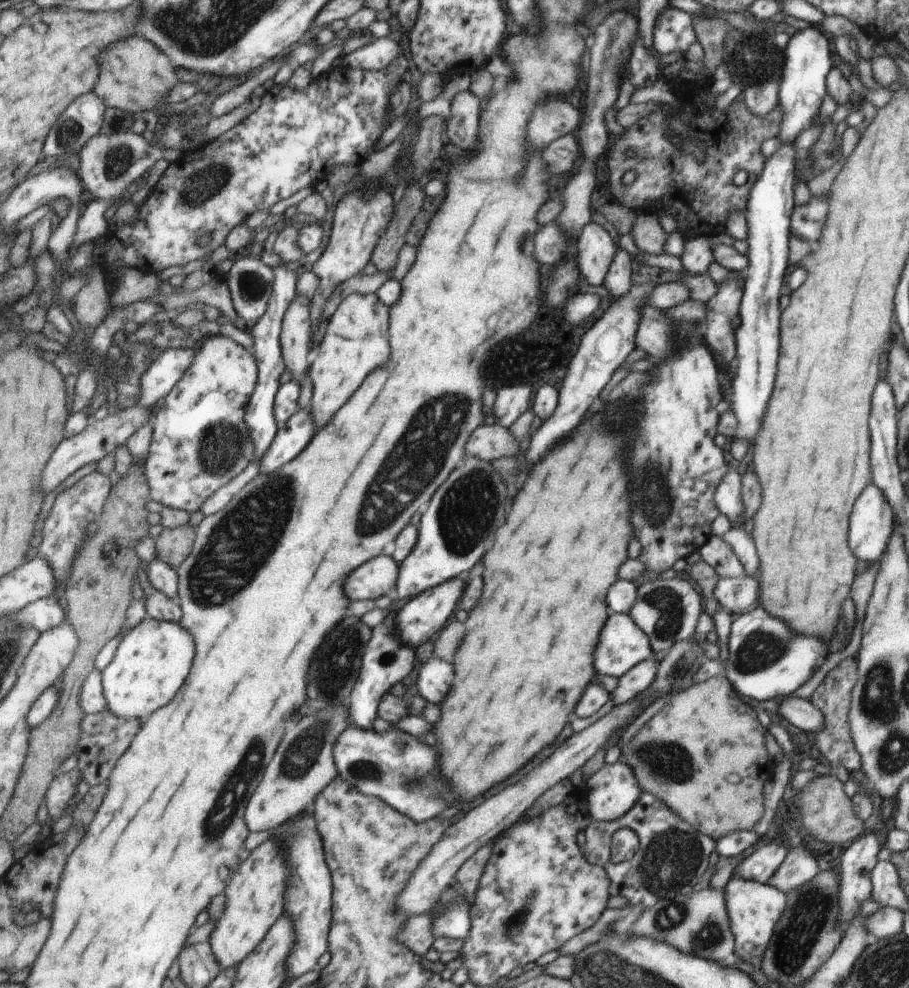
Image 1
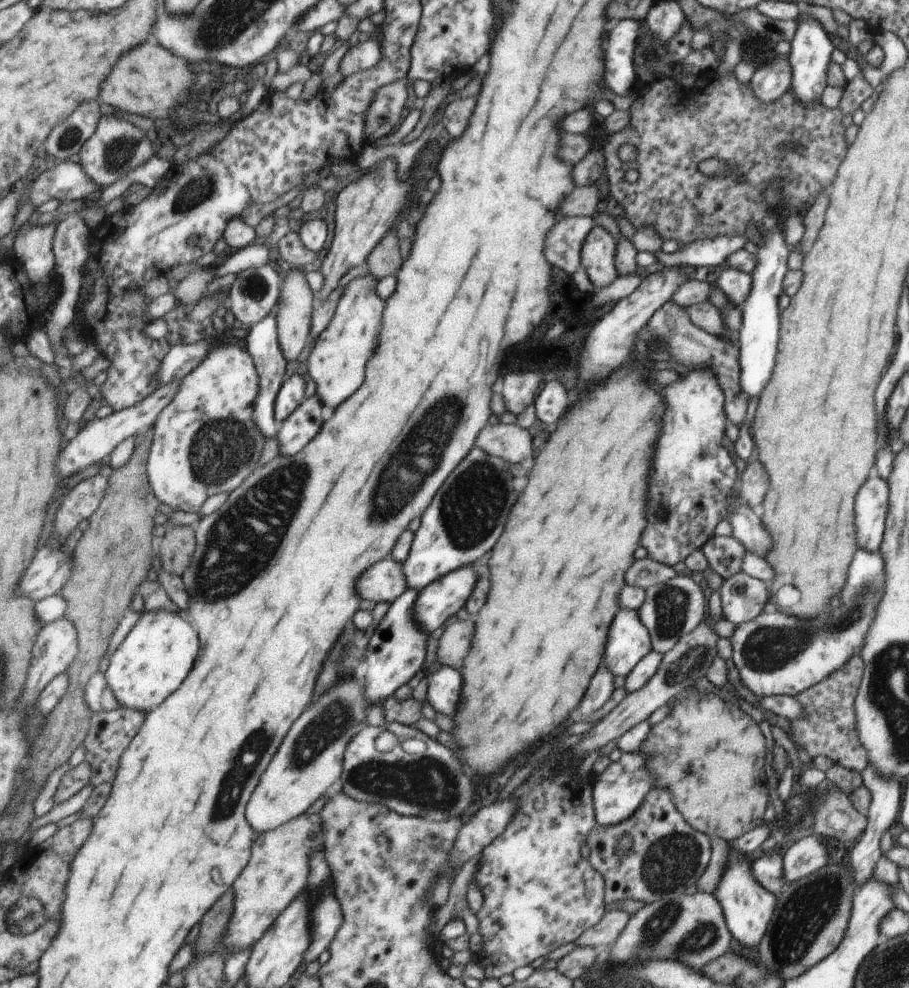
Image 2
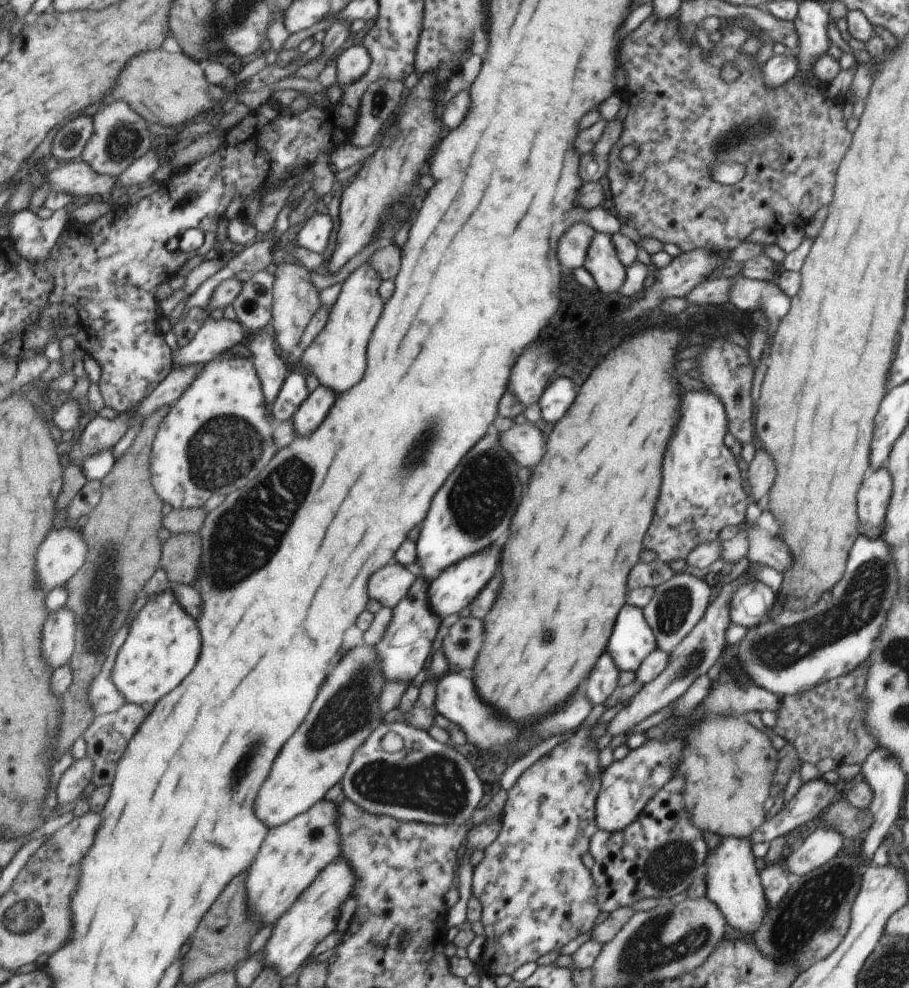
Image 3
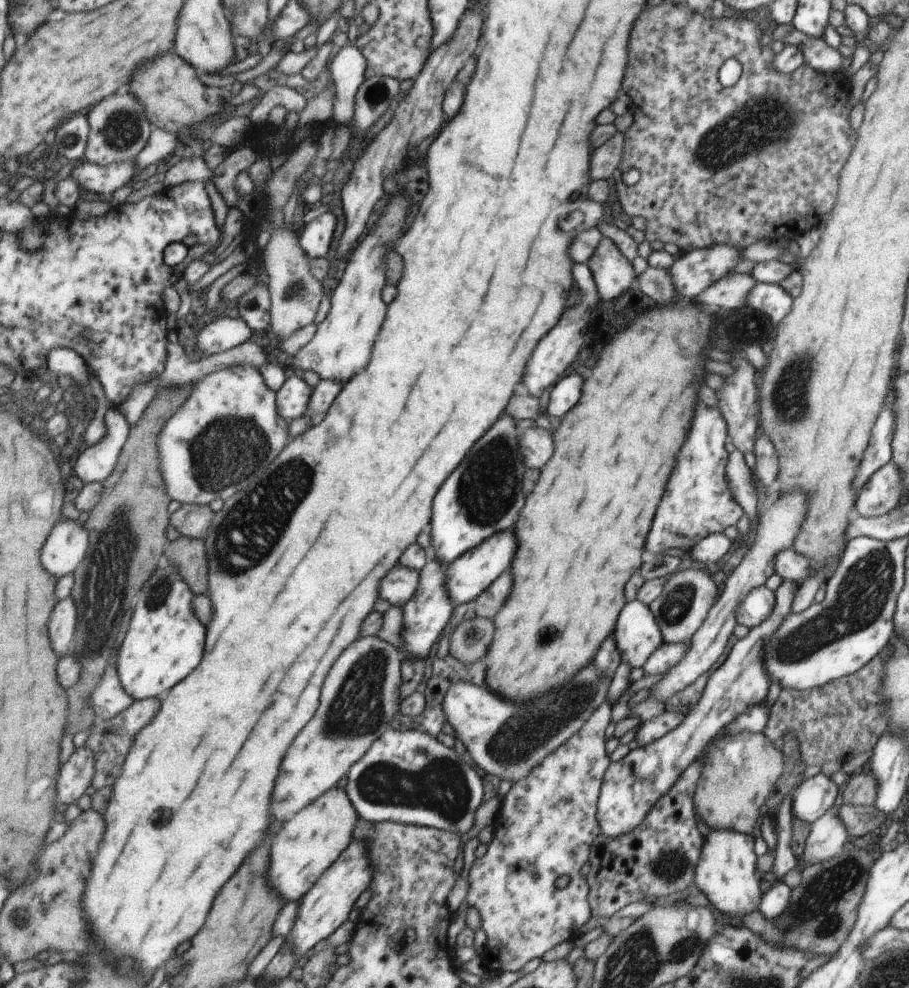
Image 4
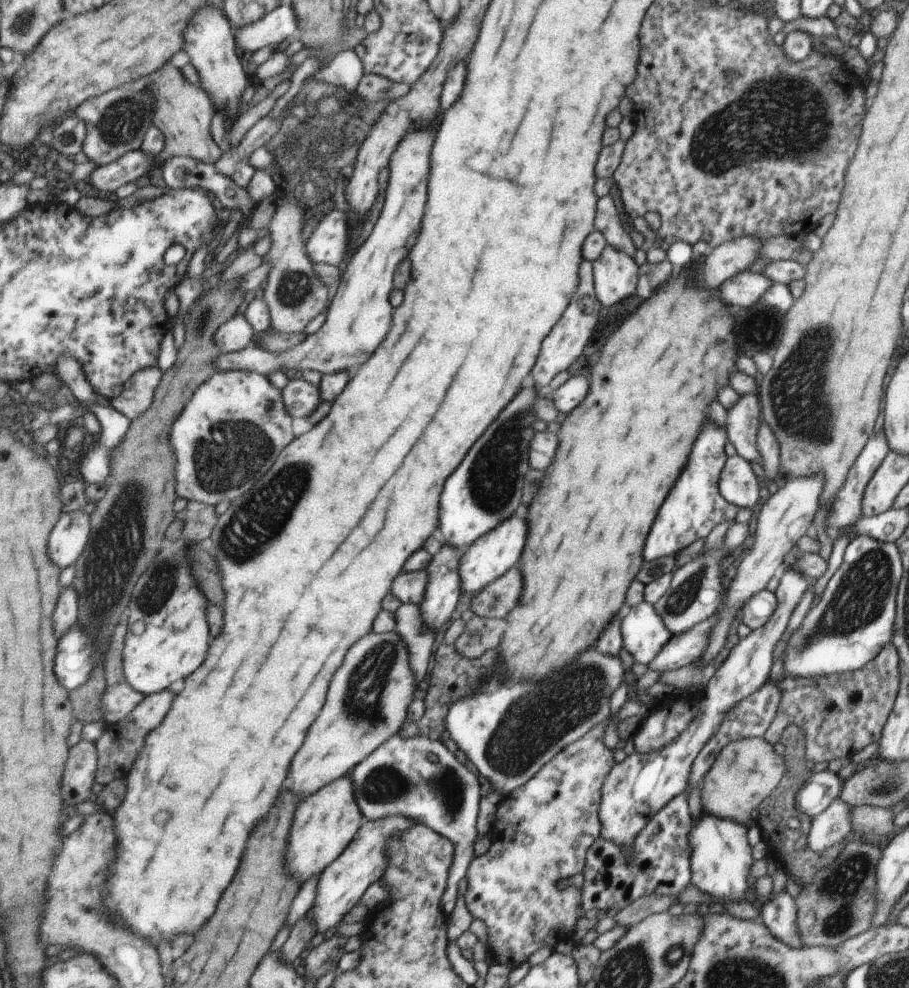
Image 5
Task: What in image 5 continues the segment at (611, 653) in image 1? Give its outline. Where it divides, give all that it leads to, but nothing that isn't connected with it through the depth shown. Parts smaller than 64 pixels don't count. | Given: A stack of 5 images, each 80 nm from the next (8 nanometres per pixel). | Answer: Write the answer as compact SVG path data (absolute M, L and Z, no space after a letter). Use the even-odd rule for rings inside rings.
M645 601L627 608L621 617L622 647L635 663L648 665L671 638L669 628L654 606Z

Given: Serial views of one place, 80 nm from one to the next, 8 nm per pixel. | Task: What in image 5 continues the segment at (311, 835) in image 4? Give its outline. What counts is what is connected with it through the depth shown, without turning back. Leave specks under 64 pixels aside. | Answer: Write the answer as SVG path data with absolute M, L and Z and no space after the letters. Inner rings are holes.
M351 774L334 780L301 802L297 809L297 824L293 824L293 840L289 842L289 870L302 886L343 854L359 834L363 822Z

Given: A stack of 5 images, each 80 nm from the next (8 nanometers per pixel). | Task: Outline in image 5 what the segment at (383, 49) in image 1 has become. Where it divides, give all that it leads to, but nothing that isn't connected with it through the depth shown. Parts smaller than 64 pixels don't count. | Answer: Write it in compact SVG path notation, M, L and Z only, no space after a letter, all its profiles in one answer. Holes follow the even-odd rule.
M343 51L327 67L318 69L310 78L314 81L340 85L346 92L355 93L362 74L362 62L358 59L356 51Z

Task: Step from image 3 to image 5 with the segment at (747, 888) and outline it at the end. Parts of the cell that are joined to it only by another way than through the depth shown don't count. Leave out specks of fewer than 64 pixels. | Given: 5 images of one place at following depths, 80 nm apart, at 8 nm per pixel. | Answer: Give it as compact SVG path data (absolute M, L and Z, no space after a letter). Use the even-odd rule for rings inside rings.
M696 807L701 814L688 828L688 843L692 848L692 884L701 892L715 897L718 902L738 901L743 899L747 888L747 874L751 866L751 852L741 823L725 817L716 817L703 813L703 808Z

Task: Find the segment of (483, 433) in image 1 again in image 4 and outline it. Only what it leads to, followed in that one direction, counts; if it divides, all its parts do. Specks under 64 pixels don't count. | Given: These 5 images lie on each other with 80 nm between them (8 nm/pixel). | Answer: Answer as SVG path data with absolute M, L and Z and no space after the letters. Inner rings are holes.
M541 427L522 430L520 453L527 468L541 468L553 454L551 434Z

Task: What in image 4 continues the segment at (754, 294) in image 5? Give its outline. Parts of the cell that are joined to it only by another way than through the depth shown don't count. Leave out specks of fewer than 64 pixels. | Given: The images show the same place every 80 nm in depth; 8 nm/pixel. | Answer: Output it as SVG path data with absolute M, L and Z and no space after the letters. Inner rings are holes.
M727 274L709 290L699 294L699 302L703 306L717 306L717 308L741 308L746 306L747 295L756 285L756 280L750 274Z

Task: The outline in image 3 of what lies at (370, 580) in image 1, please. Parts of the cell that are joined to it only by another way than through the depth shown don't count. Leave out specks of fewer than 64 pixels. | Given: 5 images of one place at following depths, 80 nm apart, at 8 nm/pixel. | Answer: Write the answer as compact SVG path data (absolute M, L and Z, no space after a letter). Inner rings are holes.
M389 564L389 568L381 568L377 576L373 576L373 600L383 606L395 606L416 580L411 572L399 564Z

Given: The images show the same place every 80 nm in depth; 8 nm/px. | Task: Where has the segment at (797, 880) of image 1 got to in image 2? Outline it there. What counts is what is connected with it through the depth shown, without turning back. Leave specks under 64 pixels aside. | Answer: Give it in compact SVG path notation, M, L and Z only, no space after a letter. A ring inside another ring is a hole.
M811 835L782 849L782 872L785 884L797 882L813 874L821 866L825 866L825 862L829 860L825 843L825 838L821 835Z

